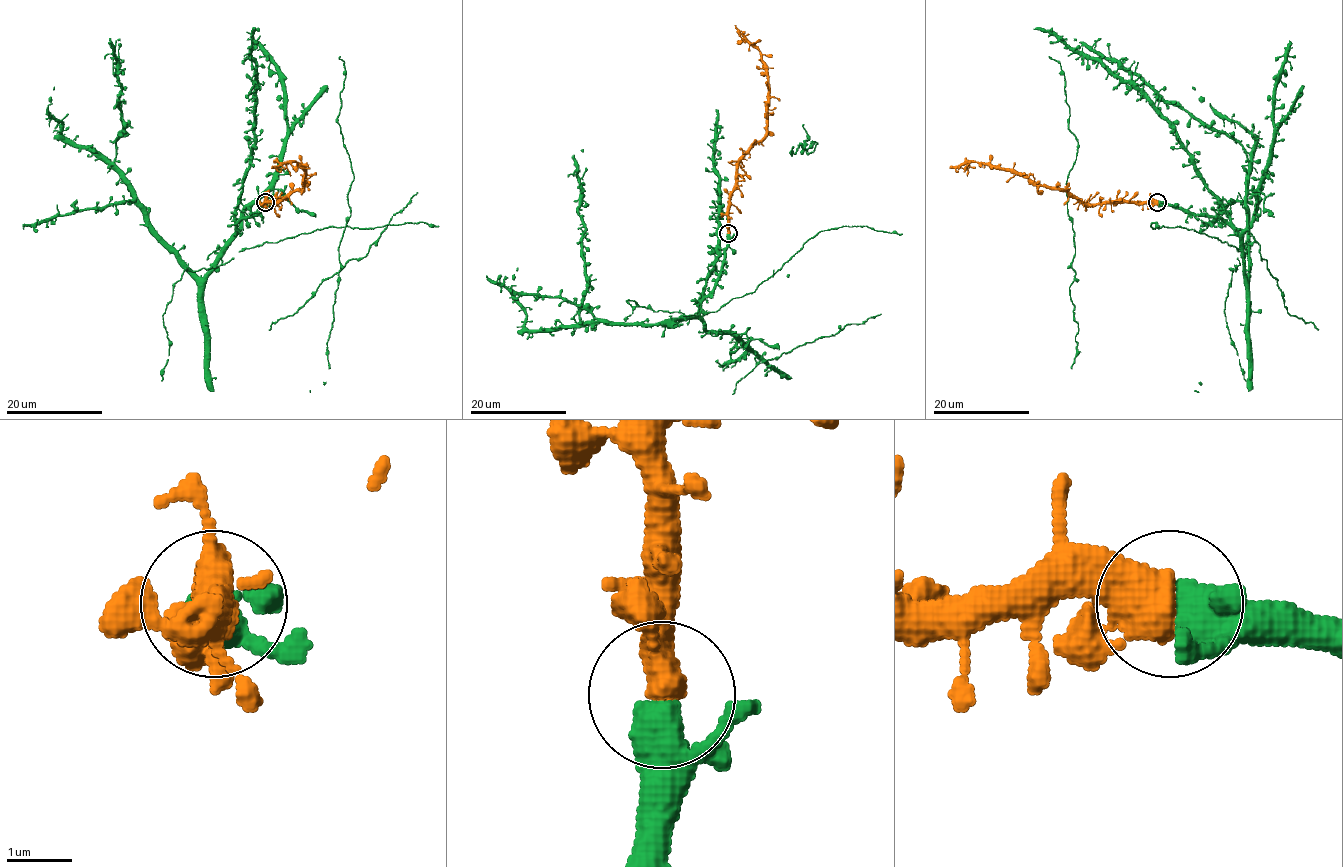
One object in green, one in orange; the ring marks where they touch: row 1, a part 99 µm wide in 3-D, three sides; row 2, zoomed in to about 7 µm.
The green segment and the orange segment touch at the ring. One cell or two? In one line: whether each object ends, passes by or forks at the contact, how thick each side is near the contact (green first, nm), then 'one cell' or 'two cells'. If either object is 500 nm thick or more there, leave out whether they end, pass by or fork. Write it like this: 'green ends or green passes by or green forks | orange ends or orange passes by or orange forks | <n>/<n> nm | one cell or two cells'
360/650 nm | one cell

